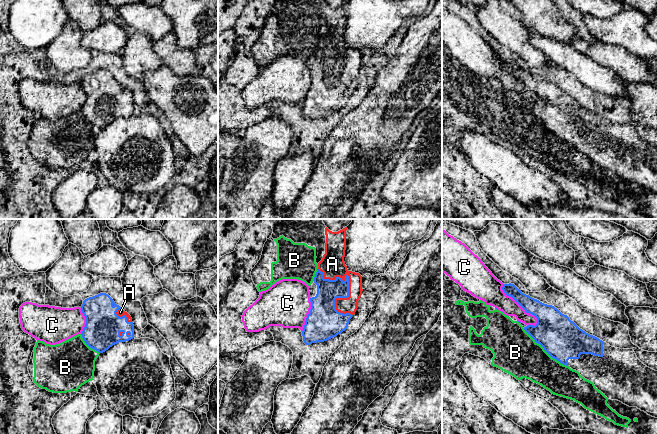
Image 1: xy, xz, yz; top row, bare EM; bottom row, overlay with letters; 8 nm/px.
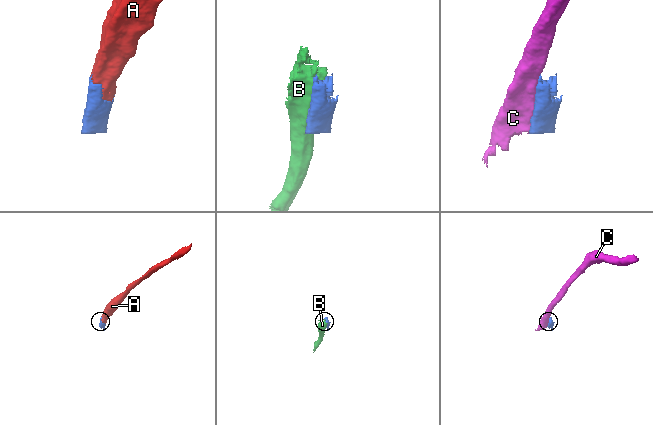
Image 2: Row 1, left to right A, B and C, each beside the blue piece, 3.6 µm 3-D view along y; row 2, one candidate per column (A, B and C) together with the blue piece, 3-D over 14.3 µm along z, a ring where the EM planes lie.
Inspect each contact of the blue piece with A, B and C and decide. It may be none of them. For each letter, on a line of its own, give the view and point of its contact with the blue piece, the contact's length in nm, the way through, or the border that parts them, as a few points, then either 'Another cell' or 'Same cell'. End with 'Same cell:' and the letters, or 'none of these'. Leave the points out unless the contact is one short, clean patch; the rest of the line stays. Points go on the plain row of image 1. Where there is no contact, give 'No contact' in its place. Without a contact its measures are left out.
A: Touches blue at xz (348, 63). Shared border 480 nm. Same cell
B: Touches blue at yz (545, 126). Shared border 480 nm. Another cell
C: Touches blue at yz (520, 81). Shared border 440 nm. Another cell
Same cell: A

